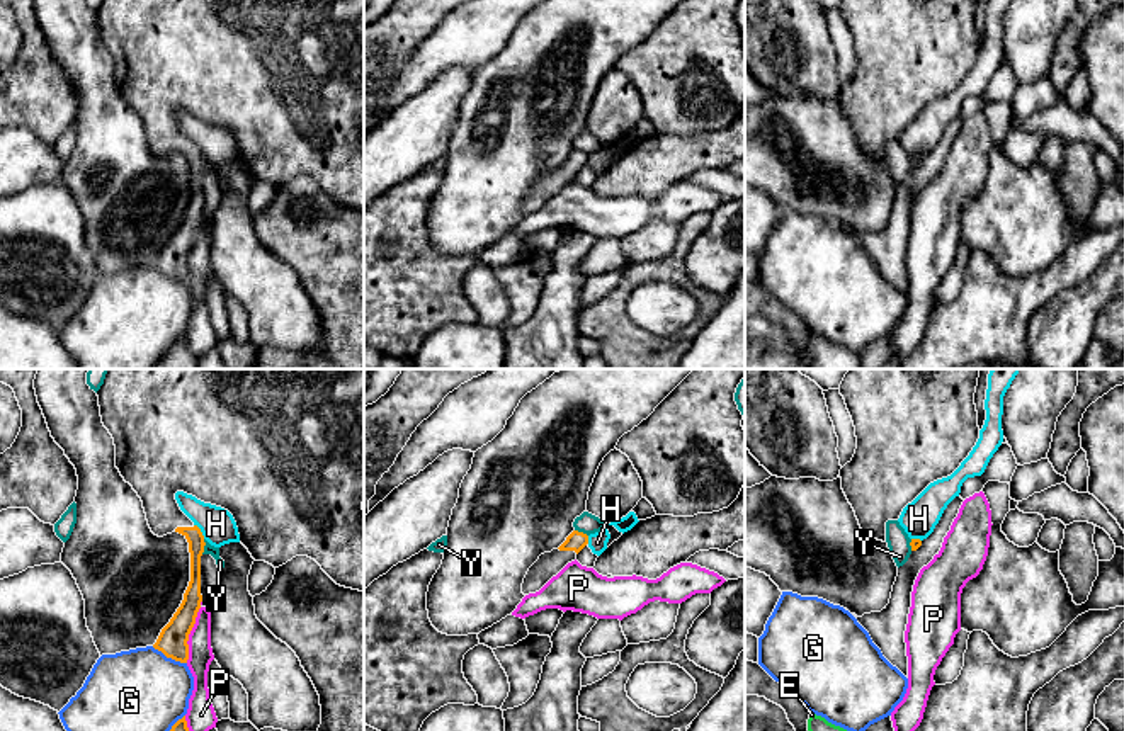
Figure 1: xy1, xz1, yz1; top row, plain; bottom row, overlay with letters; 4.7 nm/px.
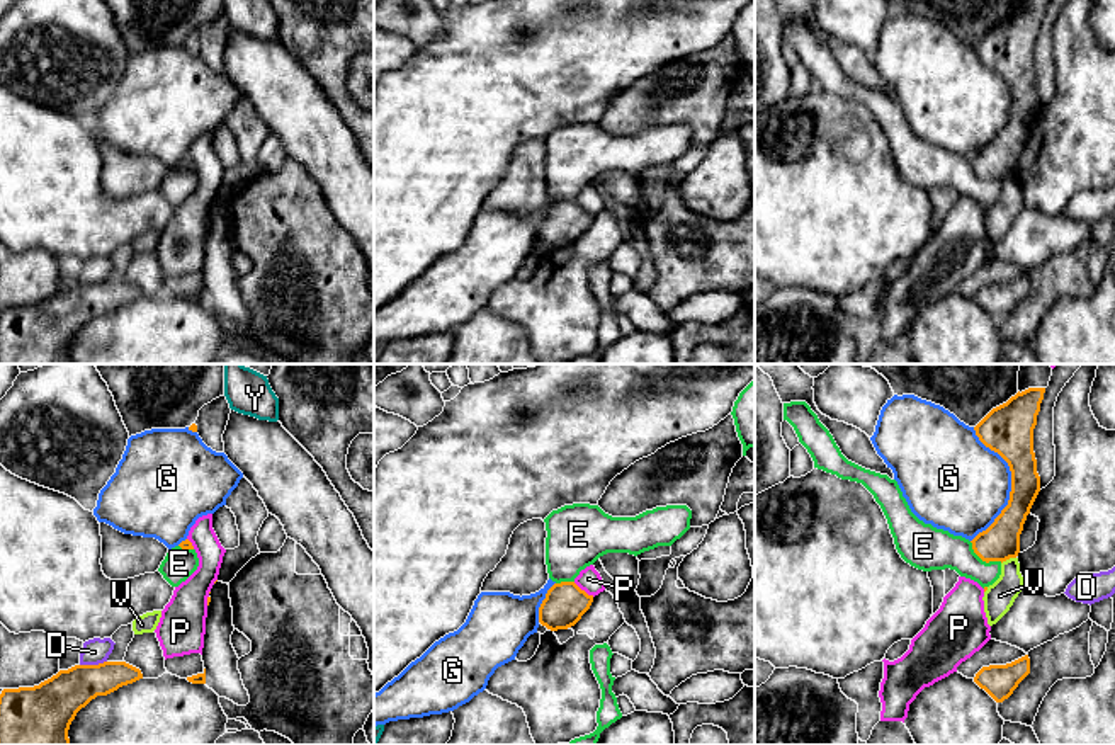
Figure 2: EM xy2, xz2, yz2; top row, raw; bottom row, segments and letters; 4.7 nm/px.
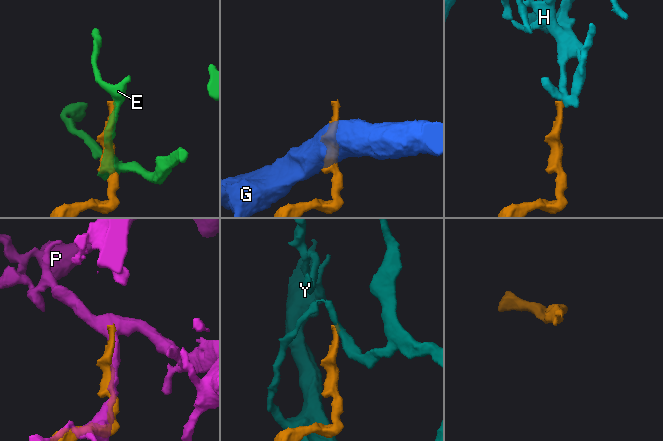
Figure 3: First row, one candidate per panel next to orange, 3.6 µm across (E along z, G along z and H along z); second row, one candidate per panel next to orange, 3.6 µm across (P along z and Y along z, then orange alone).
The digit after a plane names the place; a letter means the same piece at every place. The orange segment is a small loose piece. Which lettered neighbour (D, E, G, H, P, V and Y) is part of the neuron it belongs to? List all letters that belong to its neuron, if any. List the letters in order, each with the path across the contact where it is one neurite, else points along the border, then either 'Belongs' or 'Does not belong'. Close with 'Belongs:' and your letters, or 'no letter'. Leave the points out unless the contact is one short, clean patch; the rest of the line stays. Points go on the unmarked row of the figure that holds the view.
D: Boundary: xy2 (106, 279), (80, 284). Does not belong
E: Boundary: yz2 (969, 160), (971, 167), (983, 179), (1001, 181). Does not belong
G: Does not belong
H: Boundary: xy1 (194, 143), (204, 157). Does not belong
P: Does not belong
V: Boundary: yz2 (1015, 176), (1001, 182). Does not belong
Y: Boundary: xy1 (204, 158), (201, 172). Does not belong
Belongs: no letter

